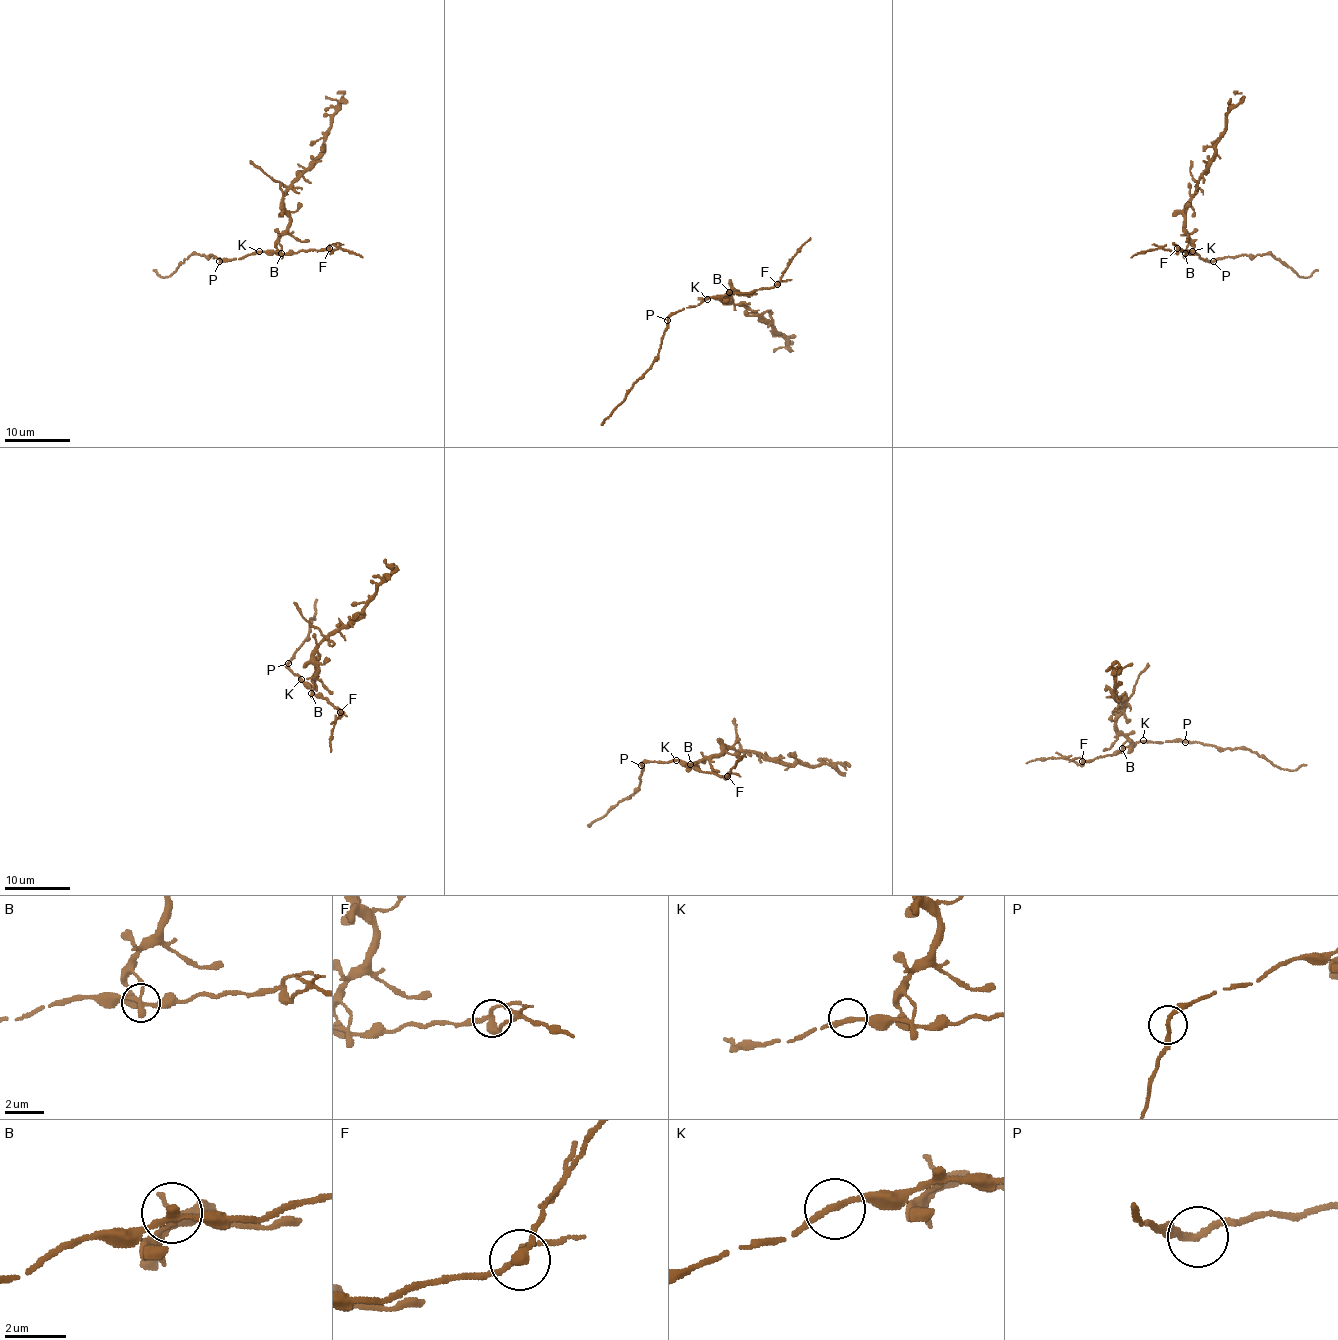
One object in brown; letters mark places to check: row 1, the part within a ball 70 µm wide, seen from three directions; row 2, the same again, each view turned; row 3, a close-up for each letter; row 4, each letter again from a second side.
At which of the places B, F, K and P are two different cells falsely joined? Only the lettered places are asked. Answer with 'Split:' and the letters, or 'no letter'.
Split: B, F

